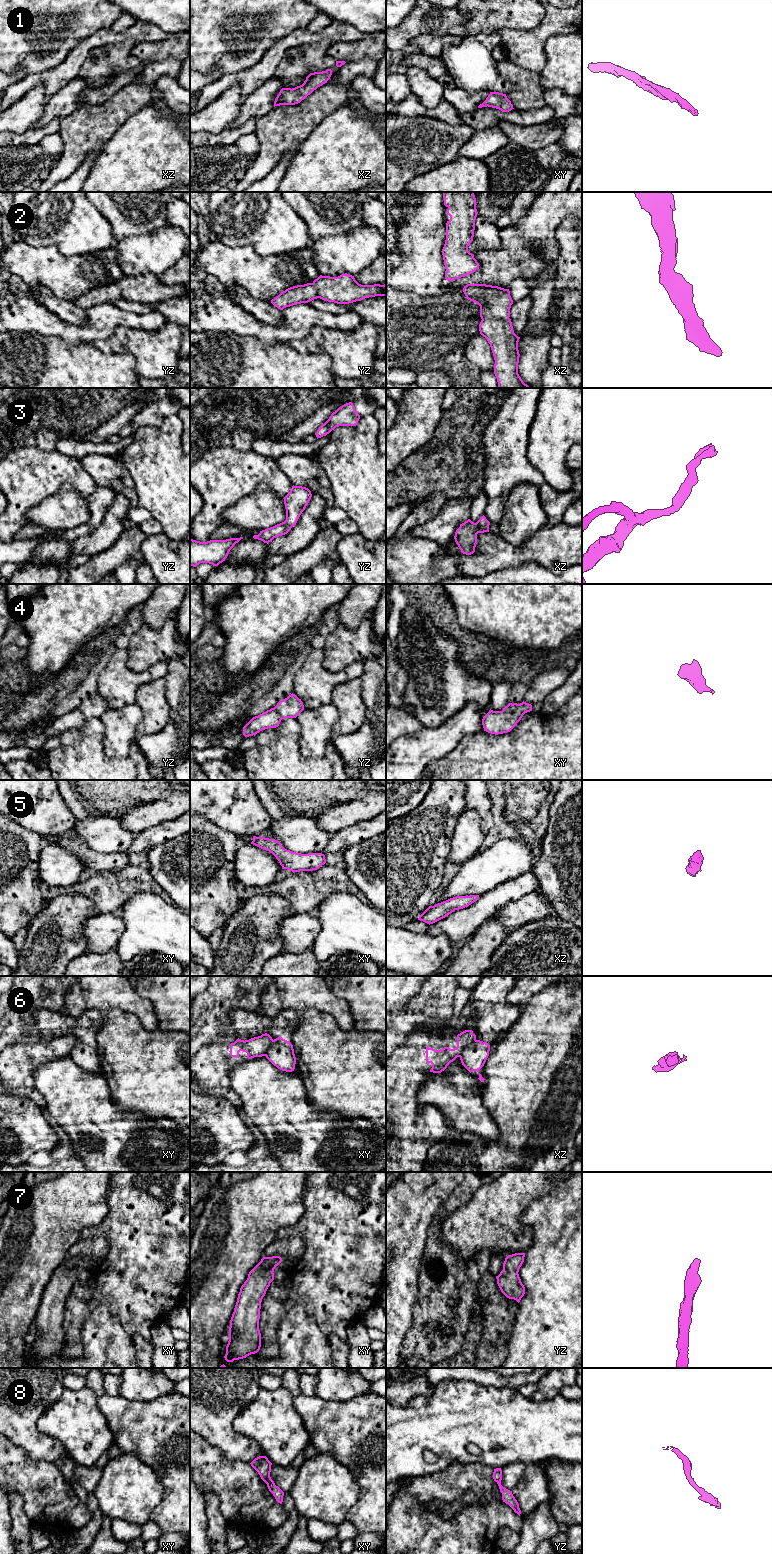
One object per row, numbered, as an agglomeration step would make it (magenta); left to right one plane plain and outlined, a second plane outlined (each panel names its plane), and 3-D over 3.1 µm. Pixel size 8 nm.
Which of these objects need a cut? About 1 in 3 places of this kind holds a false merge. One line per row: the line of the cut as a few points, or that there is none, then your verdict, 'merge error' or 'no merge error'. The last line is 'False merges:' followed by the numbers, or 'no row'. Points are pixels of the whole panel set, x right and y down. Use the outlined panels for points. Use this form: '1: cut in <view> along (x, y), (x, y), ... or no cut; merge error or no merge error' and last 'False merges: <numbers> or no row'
1: no cut; no merge error
2: no cut; no merge error
3: no cut; no merge error
4: no cut; no merge error
5: no cut; no merge error
6: cut in xz along (475, 1039), (458, 1056); merge error
7: no cut; no merge error
8: no cut; no merge error
False merges: 6

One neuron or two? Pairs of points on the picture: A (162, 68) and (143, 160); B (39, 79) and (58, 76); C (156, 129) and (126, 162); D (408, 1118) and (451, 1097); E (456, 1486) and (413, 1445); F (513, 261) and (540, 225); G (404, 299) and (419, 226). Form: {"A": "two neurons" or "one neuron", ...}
{"A": "two neurons", "B": "one neuron", "C": "one neuron", "D": "two neurons", "E": "two neurons", "F": "one neuron", "G": "two neurons"}

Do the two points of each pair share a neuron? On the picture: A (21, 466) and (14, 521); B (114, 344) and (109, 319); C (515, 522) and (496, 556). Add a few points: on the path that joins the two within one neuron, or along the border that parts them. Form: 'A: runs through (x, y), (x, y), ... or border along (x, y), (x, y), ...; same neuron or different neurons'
A: runs through (21, 480), (19, 507); same neuron
B: border along (135, 329), (118, 326), (108, 337), (91, 343); different neurons
C: border along (499, 534), (515, 545), (520, 545), (528, 539); different neurons

